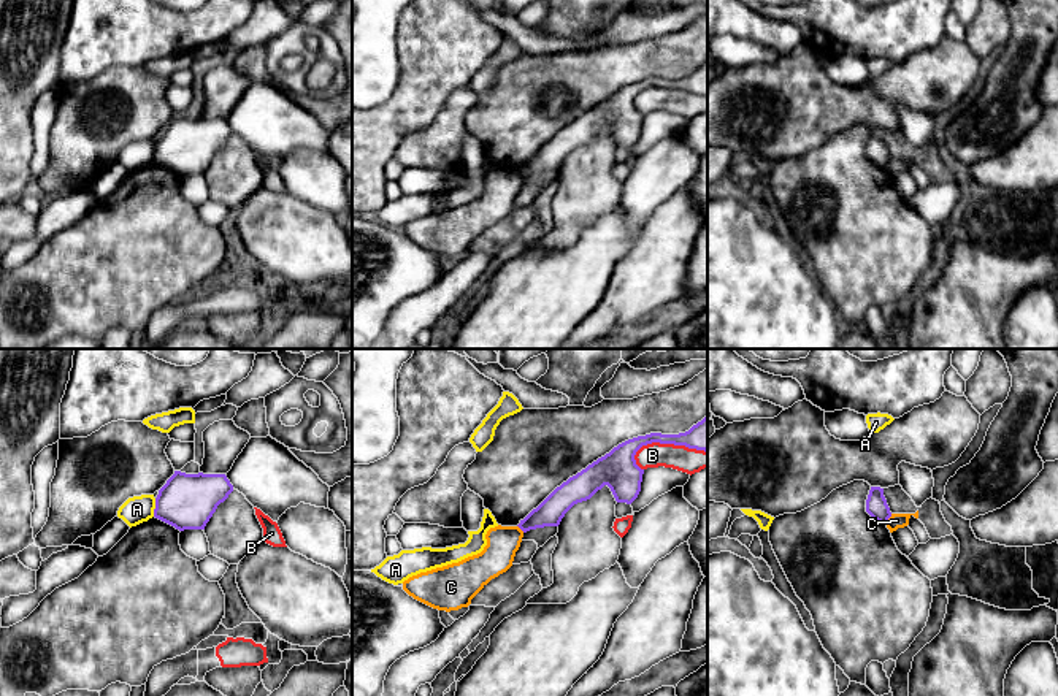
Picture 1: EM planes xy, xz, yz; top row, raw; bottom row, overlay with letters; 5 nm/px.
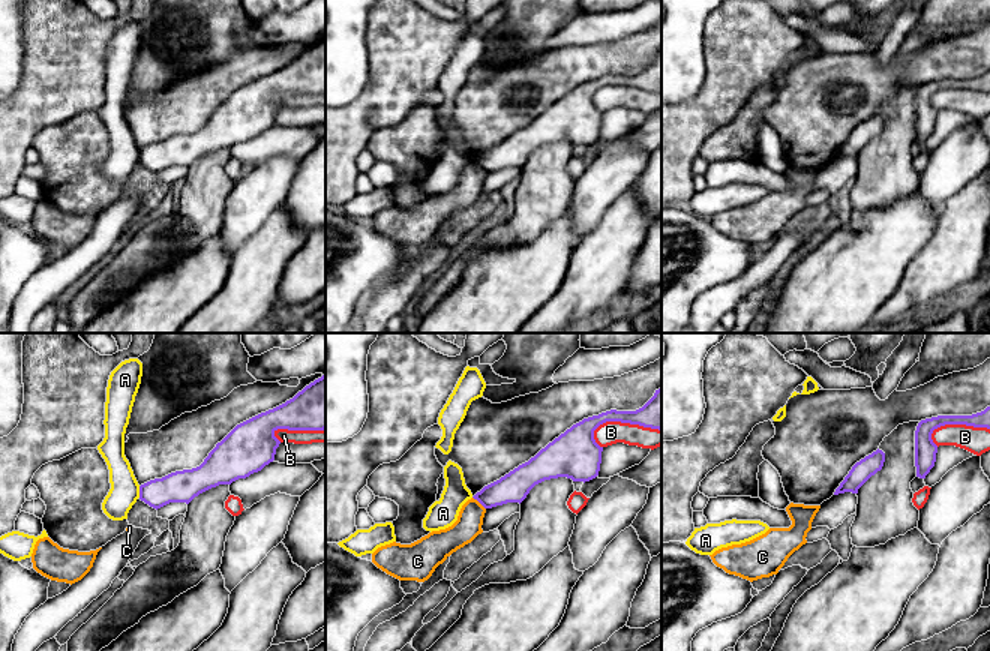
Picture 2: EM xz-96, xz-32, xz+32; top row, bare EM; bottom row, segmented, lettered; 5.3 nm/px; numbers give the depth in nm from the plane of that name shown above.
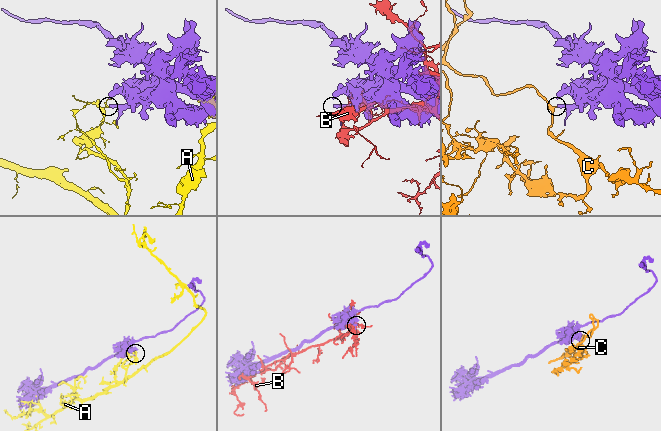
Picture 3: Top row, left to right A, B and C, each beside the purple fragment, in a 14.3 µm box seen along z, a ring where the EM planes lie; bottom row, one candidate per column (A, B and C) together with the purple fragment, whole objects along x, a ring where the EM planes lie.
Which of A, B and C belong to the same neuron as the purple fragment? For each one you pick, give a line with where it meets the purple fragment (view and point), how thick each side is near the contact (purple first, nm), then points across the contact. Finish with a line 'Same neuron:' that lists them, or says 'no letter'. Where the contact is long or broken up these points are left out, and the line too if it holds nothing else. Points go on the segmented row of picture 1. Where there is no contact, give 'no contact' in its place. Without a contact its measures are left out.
Same neuron: no letter

